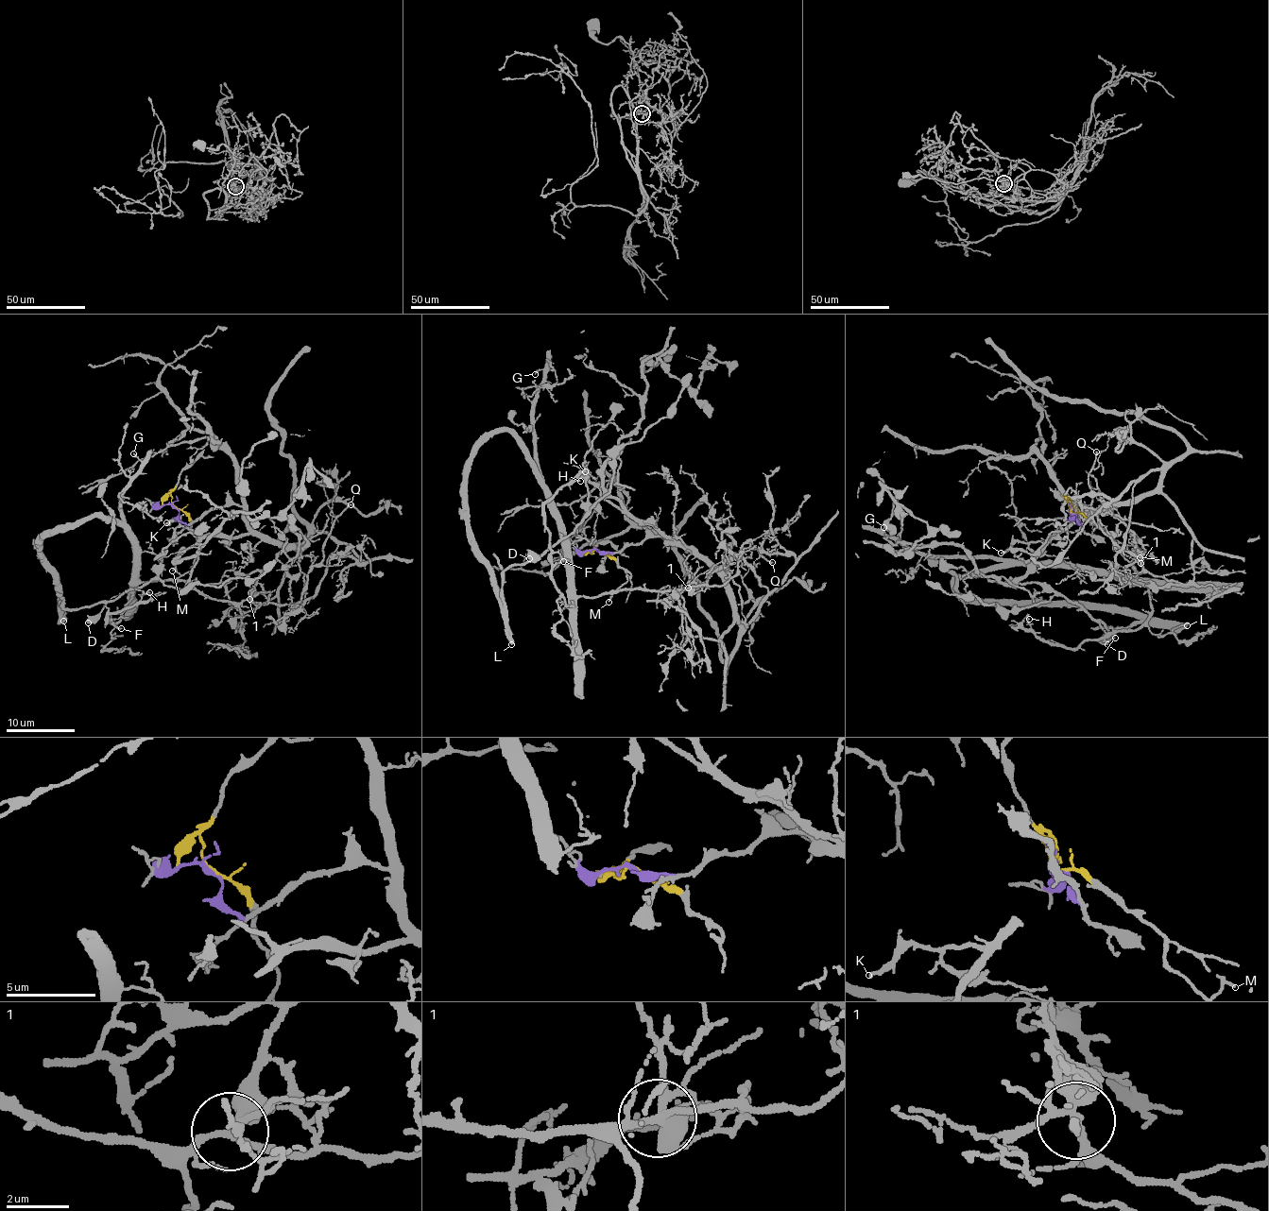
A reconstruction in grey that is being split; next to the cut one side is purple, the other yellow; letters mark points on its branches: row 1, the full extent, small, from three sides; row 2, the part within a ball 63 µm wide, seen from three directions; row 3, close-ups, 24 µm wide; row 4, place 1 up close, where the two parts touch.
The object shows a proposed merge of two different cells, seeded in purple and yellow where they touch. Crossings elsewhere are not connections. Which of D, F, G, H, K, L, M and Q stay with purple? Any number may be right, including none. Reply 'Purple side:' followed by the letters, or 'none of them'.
Purple side: K

